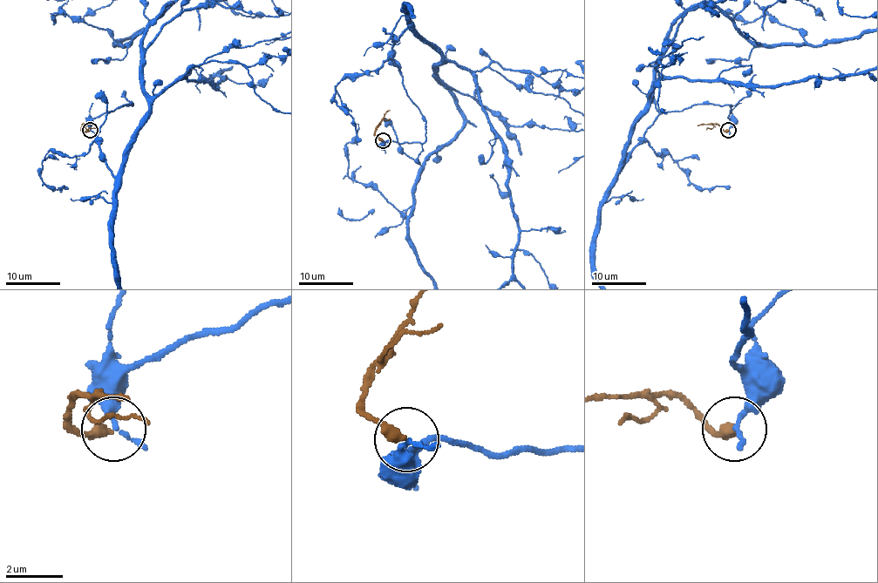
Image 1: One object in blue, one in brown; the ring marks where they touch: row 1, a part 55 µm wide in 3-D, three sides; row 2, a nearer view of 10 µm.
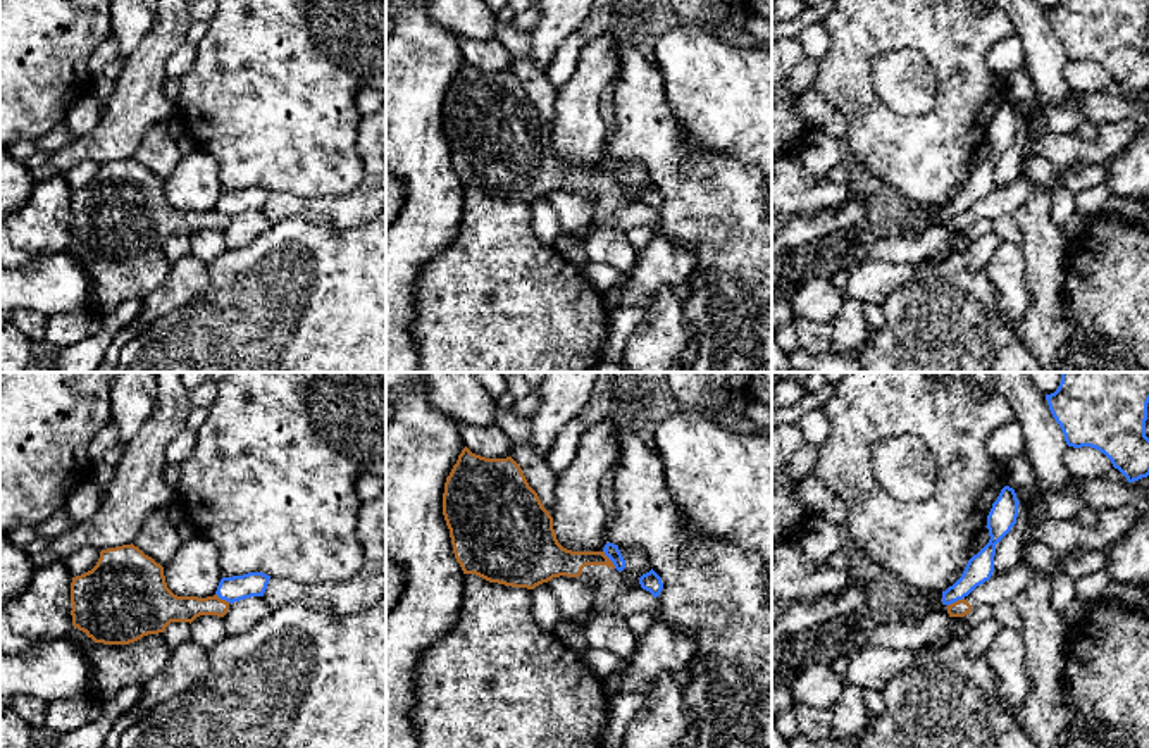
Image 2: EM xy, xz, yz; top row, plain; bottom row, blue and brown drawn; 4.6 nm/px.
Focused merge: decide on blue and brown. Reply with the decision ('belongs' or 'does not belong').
does not belong

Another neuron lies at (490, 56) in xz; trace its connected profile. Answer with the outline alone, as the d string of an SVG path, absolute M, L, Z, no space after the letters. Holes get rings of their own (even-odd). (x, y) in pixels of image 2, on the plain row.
M460 38L458 47L462 50L463 59L475 69L486 72L512 71L512 53L500 40Z

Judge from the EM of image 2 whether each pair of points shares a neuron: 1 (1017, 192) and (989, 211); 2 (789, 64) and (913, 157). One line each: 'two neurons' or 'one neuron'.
1: one neuron
2: two neurons

